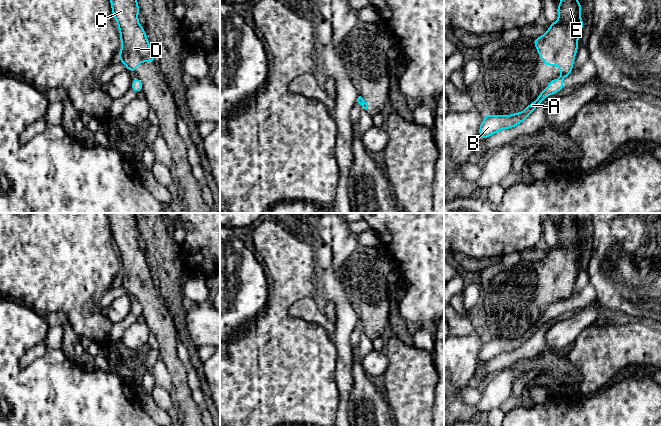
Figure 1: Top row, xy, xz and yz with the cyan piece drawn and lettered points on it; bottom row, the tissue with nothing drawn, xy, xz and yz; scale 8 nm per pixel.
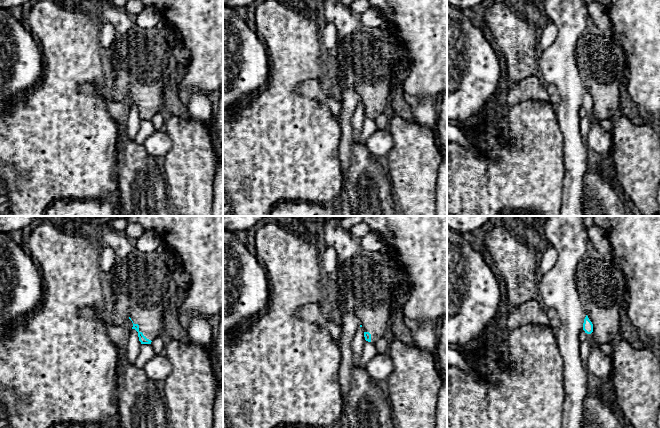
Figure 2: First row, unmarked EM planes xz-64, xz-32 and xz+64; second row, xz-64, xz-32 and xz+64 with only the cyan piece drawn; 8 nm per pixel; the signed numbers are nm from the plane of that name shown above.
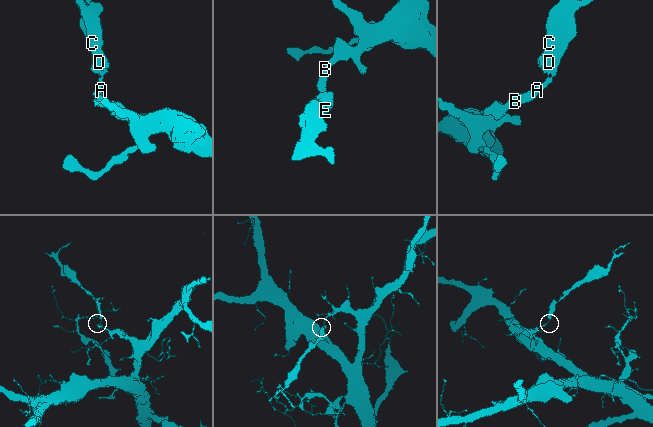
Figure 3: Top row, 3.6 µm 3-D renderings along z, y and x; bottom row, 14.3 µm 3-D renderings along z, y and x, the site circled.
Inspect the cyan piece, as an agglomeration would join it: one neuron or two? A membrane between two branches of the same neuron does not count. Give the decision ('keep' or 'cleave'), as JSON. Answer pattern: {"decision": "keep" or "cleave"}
{"decision": "cleave"}

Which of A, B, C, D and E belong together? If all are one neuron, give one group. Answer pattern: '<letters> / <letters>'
A B / C D E

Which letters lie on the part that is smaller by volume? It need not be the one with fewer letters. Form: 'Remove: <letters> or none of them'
Remove: C, D, E

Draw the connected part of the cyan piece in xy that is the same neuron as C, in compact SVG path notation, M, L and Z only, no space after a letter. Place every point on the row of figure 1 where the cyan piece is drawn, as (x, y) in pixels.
M110 0L110 4L120 33L118 59L133 73L141 62L156 62L145 29L139 24L137 0Z

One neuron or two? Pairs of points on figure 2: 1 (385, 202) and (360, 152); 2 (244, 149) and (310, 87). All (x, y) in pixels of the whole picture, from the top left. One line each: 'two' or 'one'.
1: one
2: two

